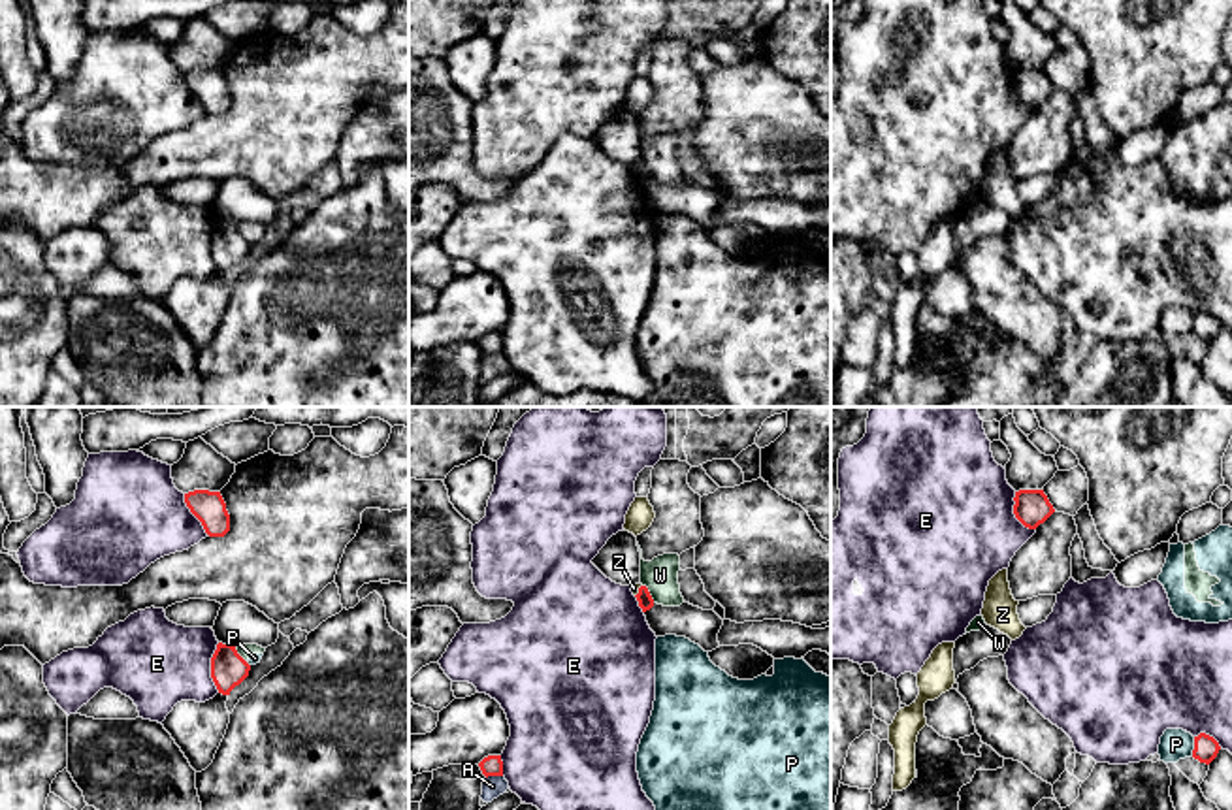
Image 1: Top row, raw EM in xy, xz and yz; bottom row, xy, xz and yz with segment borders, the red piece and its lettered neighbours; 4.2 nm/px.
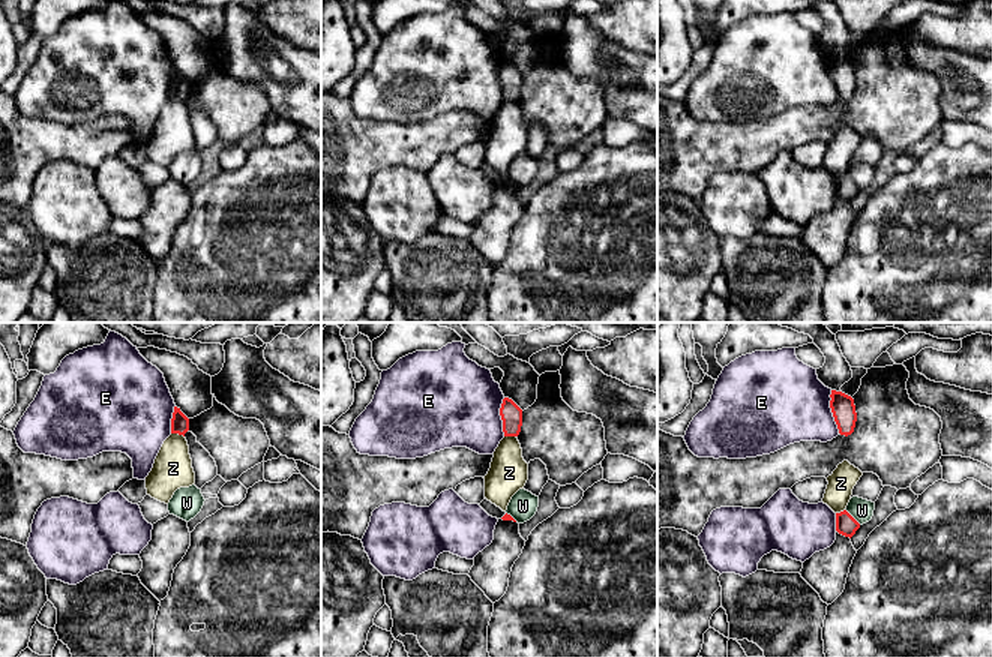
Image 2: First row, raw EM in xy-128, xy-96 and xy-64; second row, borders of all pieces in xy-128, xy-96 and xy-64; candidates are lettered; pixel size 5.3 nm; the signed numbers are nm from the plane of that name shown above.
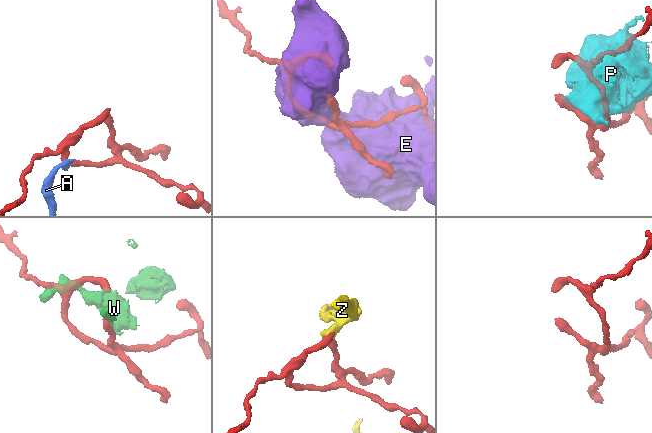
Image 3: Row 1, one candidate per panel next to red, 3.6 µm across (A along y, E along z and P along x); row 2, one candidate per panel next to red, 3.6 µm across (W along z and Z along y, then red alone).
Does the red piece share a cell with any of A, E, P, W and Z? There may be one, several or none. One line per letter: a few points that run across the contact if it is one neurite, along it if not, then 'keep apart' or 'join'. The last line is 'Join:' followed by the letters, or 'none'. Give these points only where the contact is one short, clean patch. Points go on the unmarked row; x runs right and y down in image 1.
A: keep apart
E: keep apart
P: keep apart
W: line xz (643, 162), (654, 179); keep apart
Z: line xz (641, 162), (635, 174); keep apart
Join: none

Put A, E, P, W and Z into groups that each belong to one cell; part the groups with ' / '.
A / E / P W / Z

